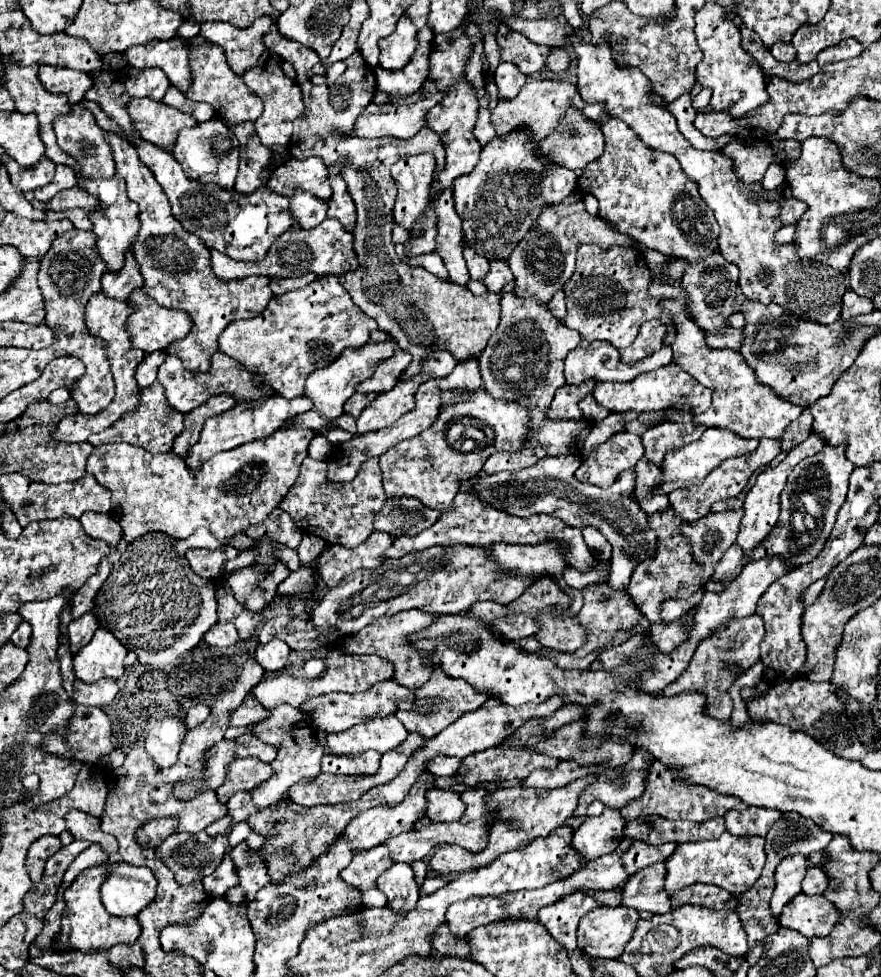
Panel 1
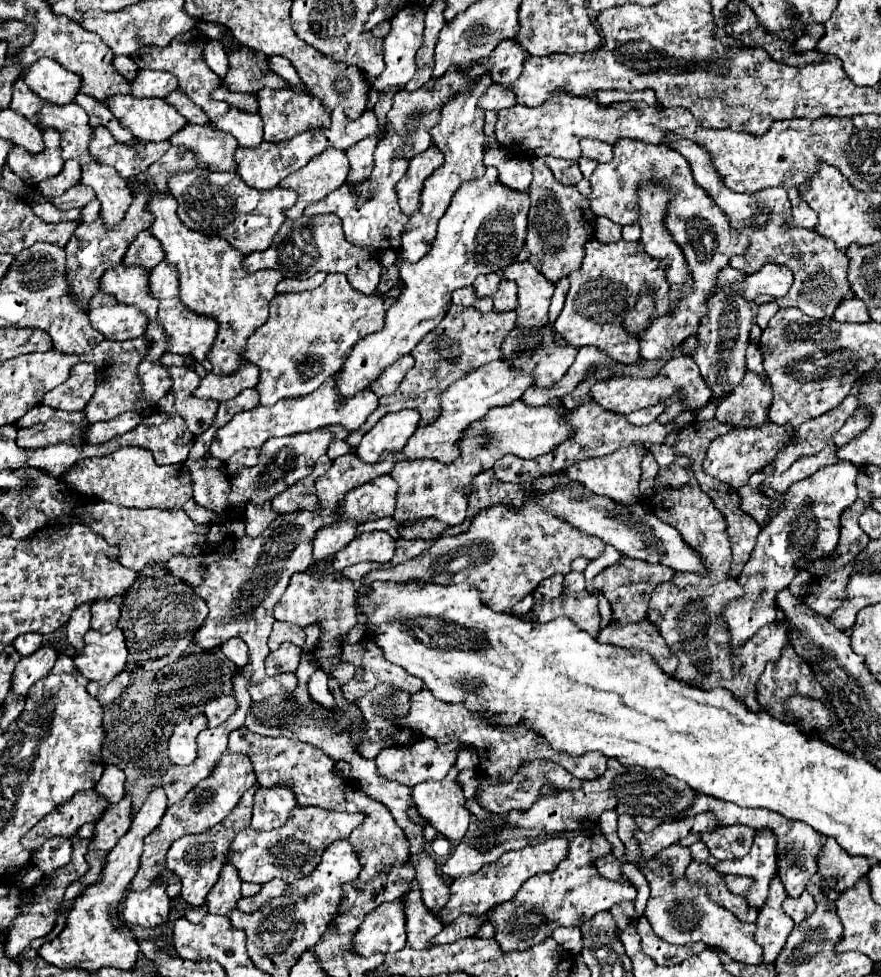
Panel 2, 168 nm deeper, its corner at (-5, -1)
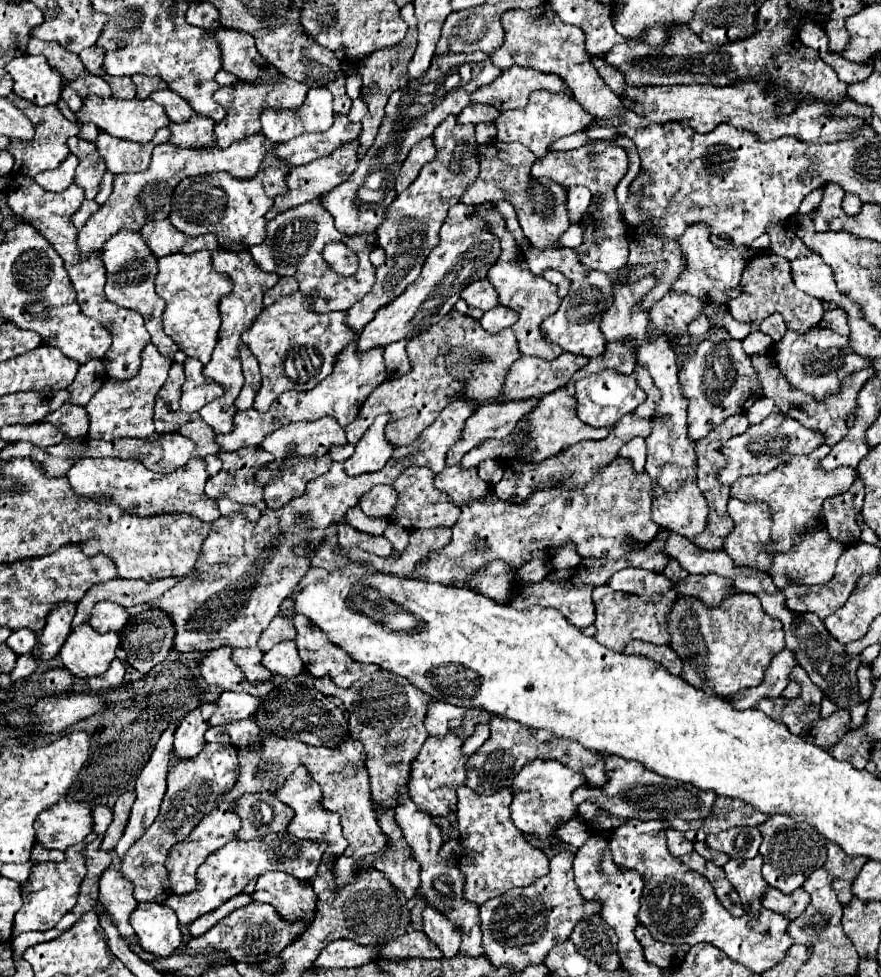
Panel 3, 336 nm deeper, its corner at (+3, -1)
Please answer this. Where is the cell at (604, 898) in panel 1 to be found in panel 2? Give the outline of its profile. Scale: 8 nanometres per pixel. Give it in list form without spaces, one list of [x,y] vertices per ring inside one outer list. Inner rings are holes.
[[[594,826],[572,838],[568,856],[564,858],[564,862],[560,862],[560,866],[554,872],[532,876],[528,882],[520,886],[516,898],[492,906],[488,912],[488,920],[494,926],[494,940],[498,942],[500,950],[504,952],[528,950],[544,942],[544,938],[550,938],[554,928],[558,926],[580,926],[594,914],[606,912],[618,902],[634,900],[636,888],[626,886],[626,882],[620,884],[606,880],[592,866],[592,858],[600,858],[610,850],[612,846]]]

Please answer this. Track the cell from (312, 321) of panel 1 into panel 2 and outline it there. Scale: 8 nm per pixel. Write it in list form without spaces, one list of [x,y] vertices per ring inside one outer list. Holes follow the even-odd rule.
[[[328,274],[322,286],[308,292],[276,294],[270,302],[268,322],[248,338],[244,352],[244,358],[260,368],[260,382],[256,386],[260,392],[260,404],[272,406],[282,398],[298,398],[314,392],[328,376],[334,376],[344,366],[352,346],[360,338],[366,338],[384,326],[384,314],[386,302],[376,296],[364,296],[352,290],[344,274]]]

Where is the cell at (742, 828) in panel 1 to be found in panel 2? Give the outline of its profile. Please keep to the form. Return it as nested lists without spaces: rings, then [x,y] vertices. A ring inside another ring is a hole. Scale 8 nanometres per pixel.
[[[756,830],[756,838],[748,856],[740,860],[726,860],[716,864],[718,872],[752,878],[746,902],[760,910],[768,898],[770,880],[776,876],[776,838],[768,830]]]

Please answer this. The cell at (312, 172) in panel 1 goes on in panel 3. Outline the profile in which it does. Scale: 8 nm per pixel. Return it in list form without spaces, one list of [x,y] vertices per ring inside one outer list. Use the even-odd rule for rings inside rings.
[[[358,140],[336,148],[332,154],[328,154],[324,158],[318,158],[316,162],[310,162],[308,166],[300,166],[300,170],[290,170],[288,176],[286,176],[288,194],[278,196],[274,200],[274,206],[272,206],[272,210],[268,210],[266,218],[272,220],[272,218],[276,217],[276,214],[280,214],[284,210],[290,210],[290,208],[296,208],[296,206],[300,206],[304,202],[310,202],[310,200],[314,200],[314,198],[318,198],[322,194],[328,194],[332,188],[336,188],[340,182],[344,182],[358,166],[358,162],[356,162],[356,146],[358,146]]]

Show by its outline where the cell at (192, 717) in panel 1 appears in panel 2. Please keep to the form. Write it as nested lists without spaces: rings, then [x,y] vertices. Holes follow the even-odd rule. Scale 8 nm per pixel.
[[[232,694],[228,696],[220,696],[216,700],[212,700],[210,704],[206,704],[206,718],[208,718],[208,726],[216,728],[222,722],[226,722],[238,708],[238,702]]]

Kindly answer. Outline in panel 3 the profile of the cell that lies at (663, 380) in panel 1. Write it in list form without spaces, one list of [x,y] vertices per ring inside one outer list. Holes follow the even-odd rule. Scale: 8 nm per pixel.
[[[600,370],[592,376],[586,376],[576,382],[576,412],[582,422],[588,426],[614,426],[622,416],[630,414],[636,406],[644,402],[644,392],[632,382],[630,376],[618,374],[614,370]]]

